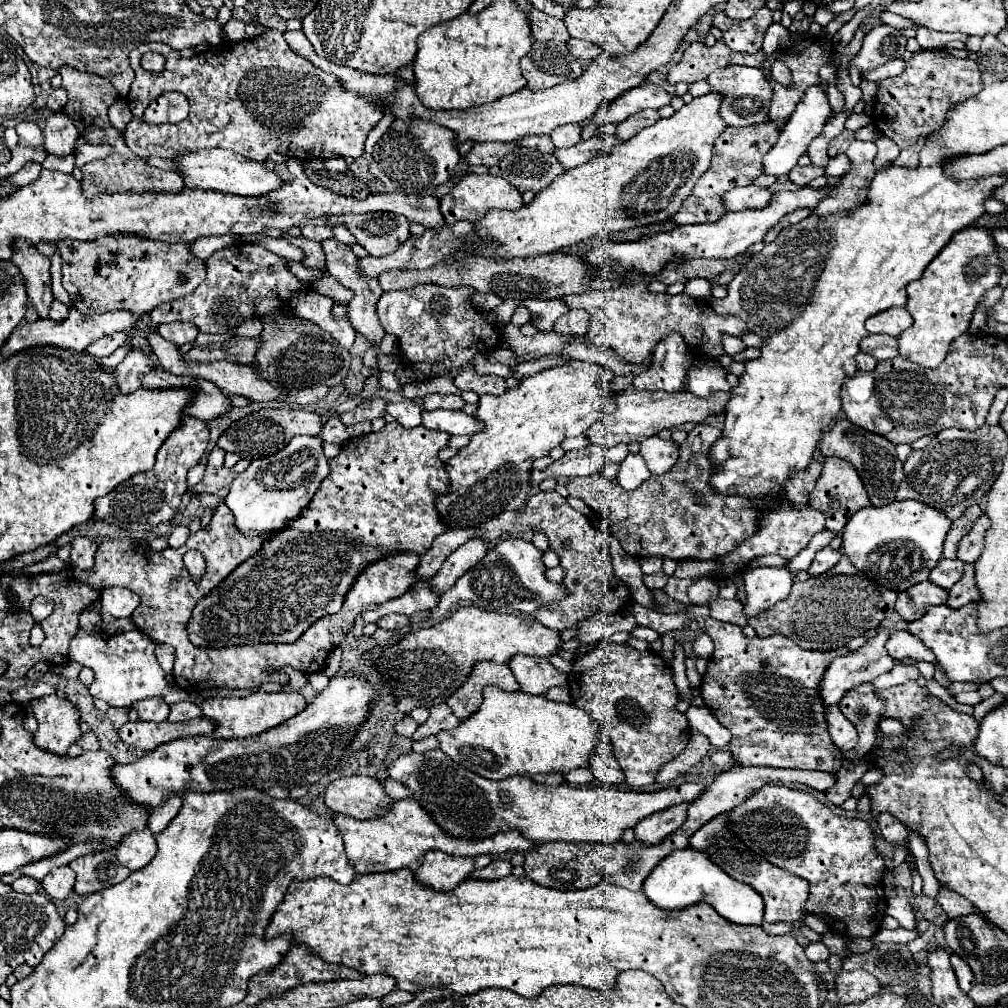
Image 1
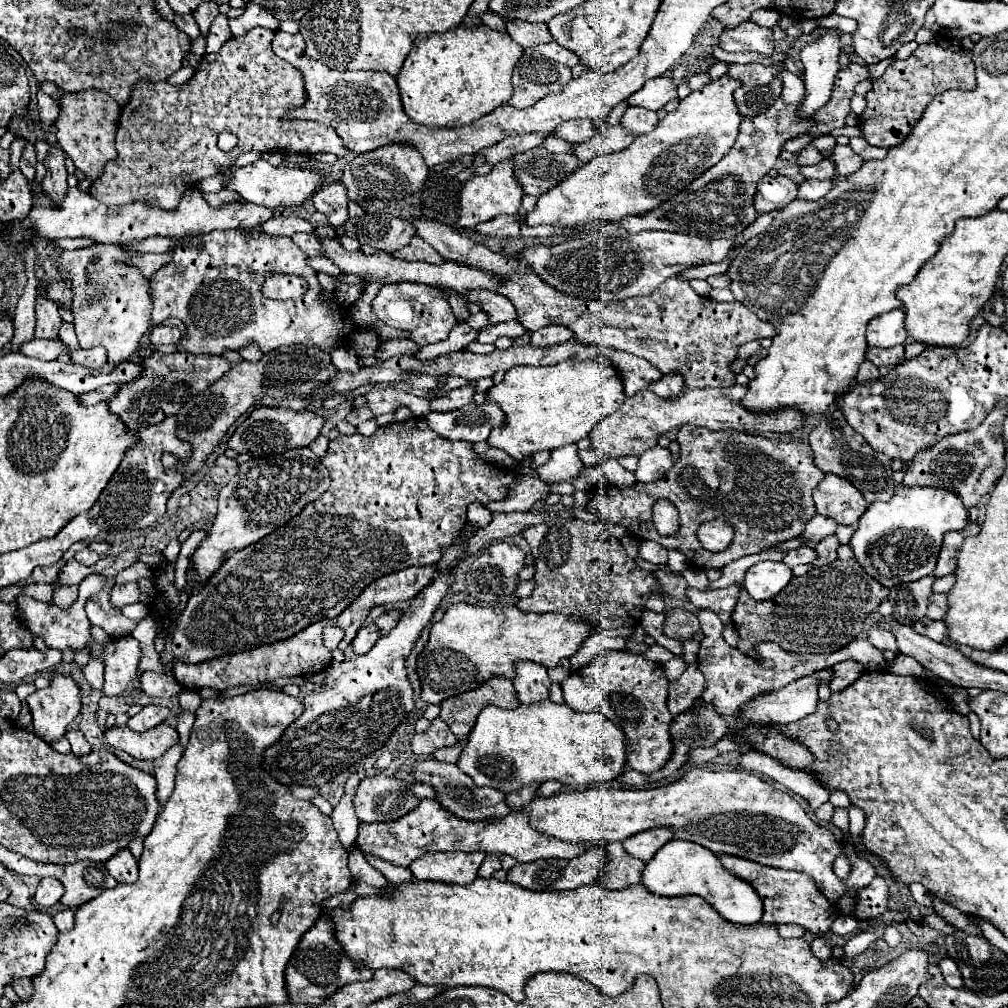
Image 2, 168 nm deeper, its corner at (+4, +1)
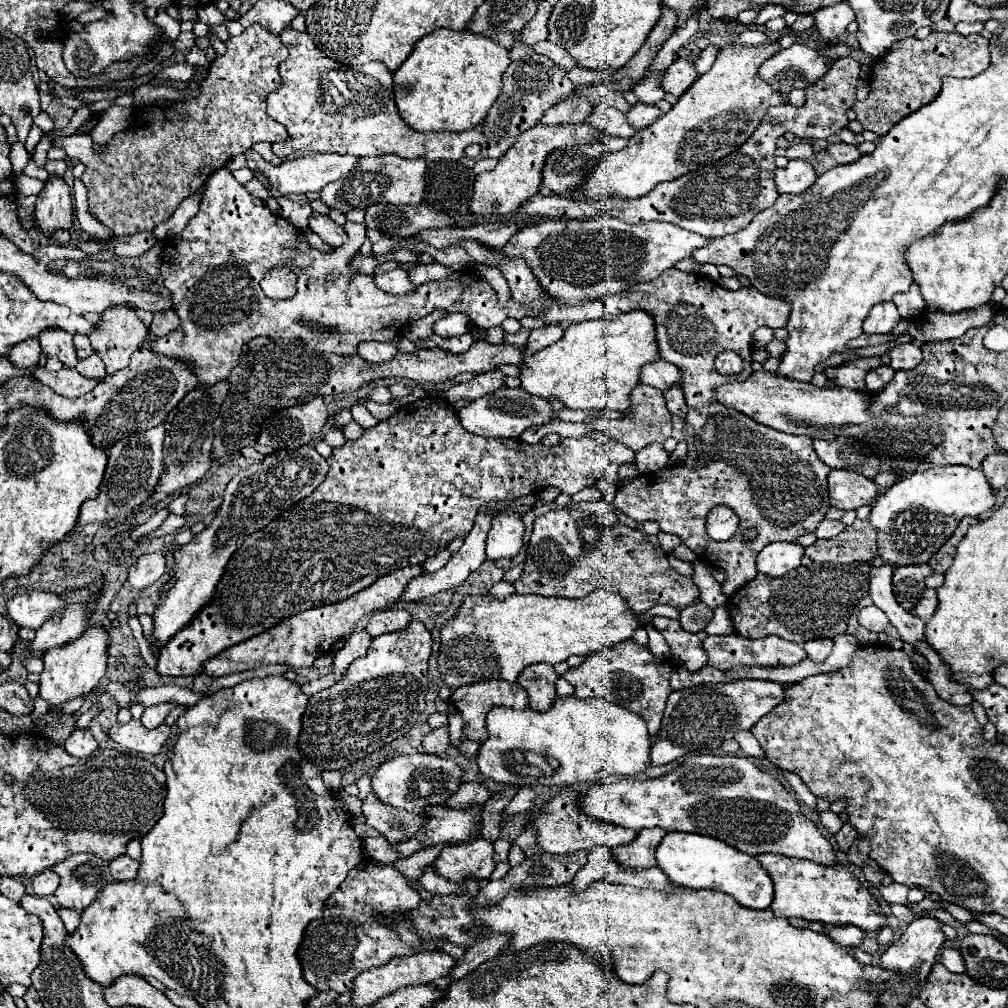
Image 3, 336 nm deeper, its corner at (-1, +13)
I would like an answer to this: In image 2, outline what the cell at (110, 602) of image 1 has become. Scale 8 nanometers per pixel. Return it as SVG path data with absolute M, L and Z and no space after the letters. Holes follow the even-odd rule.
M129 582L129 584L123 584L123 586L115 586L113 592L111 592L111 602L121 608L125 604L135 604L139 602L139 596L141 596L141 590L139 590L139 584L137 582Z

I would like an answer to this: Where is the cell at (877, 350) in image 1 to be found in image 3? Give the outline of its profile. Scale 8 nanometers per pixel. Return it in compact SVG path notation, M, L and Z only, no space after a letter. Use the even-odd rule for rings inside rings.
M904 342L904 344L890 348L888 356L890 356L890 366L894 370L914 368L922 360L922 352L920 352L918 344L914 344L914 342Z

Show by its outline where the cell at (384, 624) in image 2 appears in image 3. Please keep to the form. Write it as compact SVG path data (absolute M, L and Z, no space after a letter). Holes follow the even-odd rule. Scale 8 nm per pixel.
M386 608L382 612L374 612L366 630L370 632L370 636L380 636L386 632L396 632L408 627L411 614L405 609Z

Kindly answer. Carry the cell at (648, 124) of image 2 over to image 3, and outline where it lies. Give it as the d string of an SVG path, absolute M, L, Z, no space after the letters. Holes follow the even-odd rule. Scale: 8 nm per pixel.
M662 72L660 74L654 74L654 76L648 76L646 80L638 82L632 88L632 92L636 94L636 98L638 98L640 104L654 106L656 102L660 102L664 98L664 90L660 88L660 76L662 76Z

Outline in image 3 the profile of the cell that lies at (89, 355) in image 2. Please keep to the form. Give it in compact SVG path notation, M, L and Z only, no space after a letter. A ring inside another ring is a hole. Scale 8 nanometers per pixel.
M94 352L94 354L88 356L88 358L78 360L76 370L78 370L82 376L86 376L86 378L94 378L94 380L102 380L102 378L106 376L106 368L104 368L104 362L100 360L98 352Z

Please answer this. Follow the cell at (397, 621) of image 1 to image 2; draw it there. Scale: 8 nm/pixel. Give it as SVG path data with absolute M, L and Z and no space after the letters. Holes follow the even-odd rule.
M375 624L363 626L363 628L359 630L359 634L355 636L355 640L353 640L353 652L355 652L355 656L357 656L357 654L359 654L359 656L367 654L367 652L375 646L377 638L379 638L379 630L377 630Z

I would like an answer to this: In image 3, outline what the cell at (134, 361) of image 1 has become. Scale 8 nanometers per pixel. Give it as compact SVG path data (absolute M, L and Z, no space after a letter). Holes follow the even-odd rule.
M36 368L34 376L42 384L52 388L54 392L58 392L62 396L68 396L68 398L78 398L78 396L90 392L96 384L100 384L98 380L84 378L82 374L76 372L76 368L62 368L58 372L48 372L46 368Z

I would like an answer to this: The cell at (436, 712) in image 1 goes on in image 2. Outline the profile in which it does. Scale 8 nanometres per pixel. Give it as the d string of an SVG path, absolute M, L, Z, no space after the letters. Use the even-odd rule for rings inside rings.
M435 718L427 732L415 734L411 742L411 750L417 756L431 756L435 750L445 746L455 746L455 744L457 744L457 738L453 736L453 732L449 732L449 726L441 718Z

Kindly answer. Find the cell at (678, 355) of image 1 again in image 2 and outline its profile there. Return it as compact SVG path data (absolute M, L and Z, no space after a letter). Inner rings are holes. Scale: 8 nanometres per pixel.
M671 374L671 376L663 376L659 382L653 382L649 386L649 390L653 390L657 396L669 400L681 394L683 390L683 378L679 374Z

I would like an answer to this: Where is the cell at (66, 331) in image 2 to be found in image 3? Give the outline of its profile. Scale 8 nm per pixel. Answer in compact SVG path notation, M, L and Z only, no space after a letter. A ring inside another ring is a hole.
M74 334L74 346L76 346L78 358L86 358L86 356L90 356L94 352L92 346L90 346L88 336L84 336L84 334Z

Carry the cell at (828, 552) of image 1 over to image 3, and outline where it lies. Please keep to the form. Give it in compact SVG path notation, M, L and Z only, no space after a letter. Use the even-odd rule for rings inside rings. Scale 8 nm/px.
M822 520L820 526L816 528L816 538L834 538L838 536L846 526L840 520Z

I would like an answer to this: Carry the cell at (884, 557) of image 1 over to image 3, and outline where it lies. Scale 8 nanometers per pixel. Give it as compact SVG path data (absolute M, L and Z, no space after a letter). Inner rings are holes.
M934 466L924 472L912 472L880 494L872 502L868 522L878 532L878 556L884 564L898 568L928 564L964 516L980 516L992 506L994 490L982 470L970 470L966 466Z

